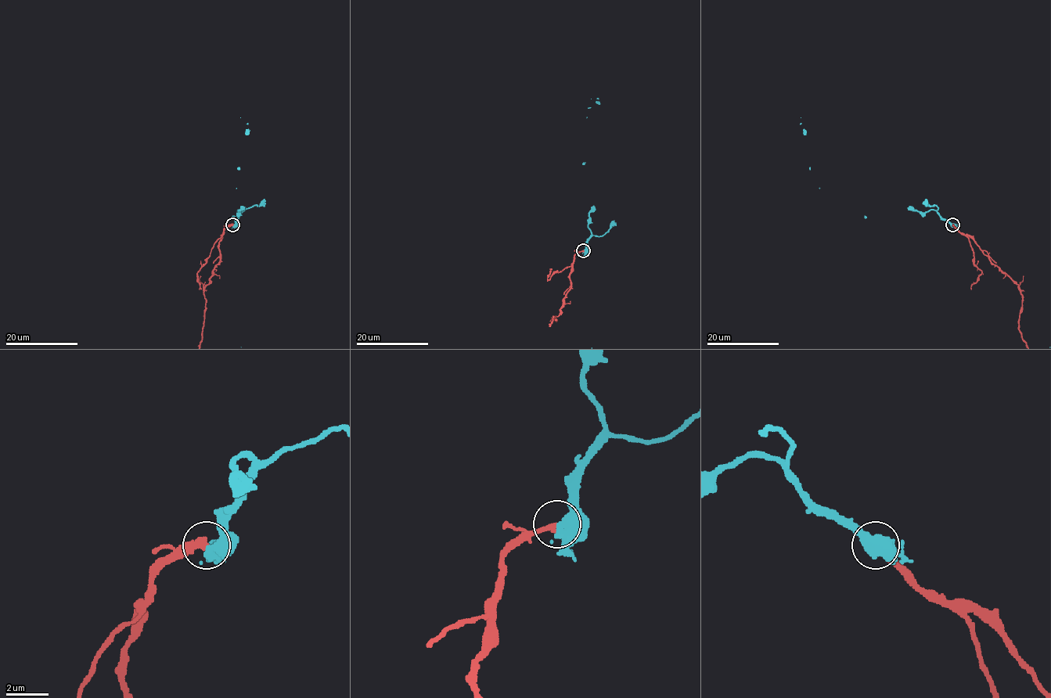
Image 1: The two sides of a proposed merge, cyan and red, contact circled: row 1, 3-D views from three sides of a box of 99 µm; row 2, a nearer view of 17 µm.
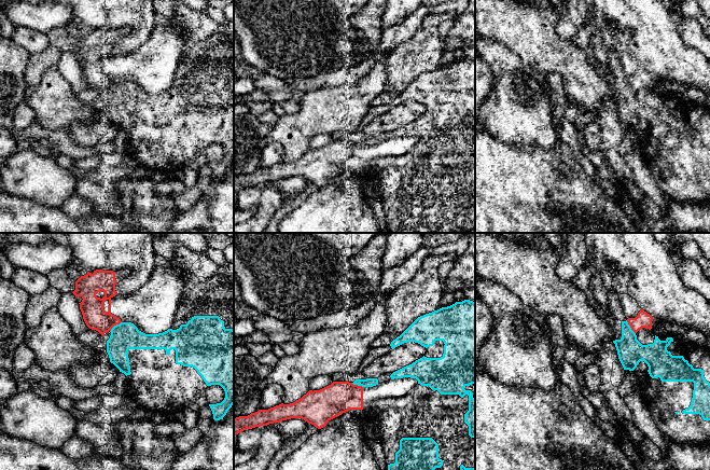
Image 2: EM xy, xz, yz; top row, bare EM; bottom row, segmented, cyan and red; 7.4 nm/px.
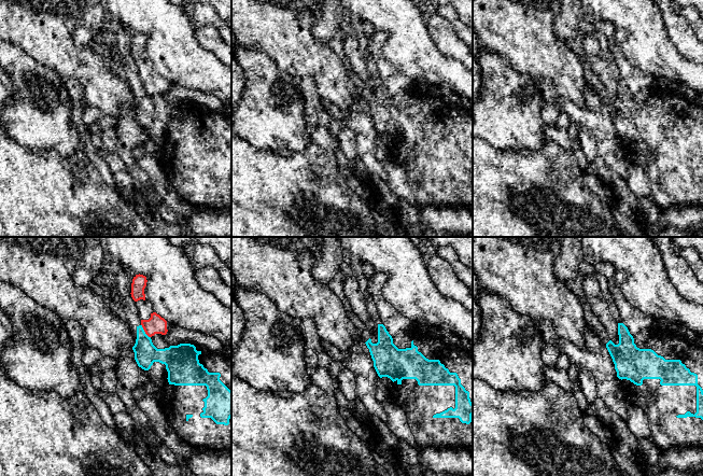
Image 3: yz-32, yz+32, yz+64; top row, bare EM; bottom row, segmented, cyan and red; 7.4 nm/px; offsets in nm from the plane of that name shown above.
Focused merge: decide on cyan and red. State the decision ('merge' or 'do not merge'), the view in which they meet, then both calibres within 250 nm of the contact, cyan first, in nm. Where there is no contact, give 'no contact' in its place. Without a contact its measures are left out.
do not merge | yz | 200/120 nm

